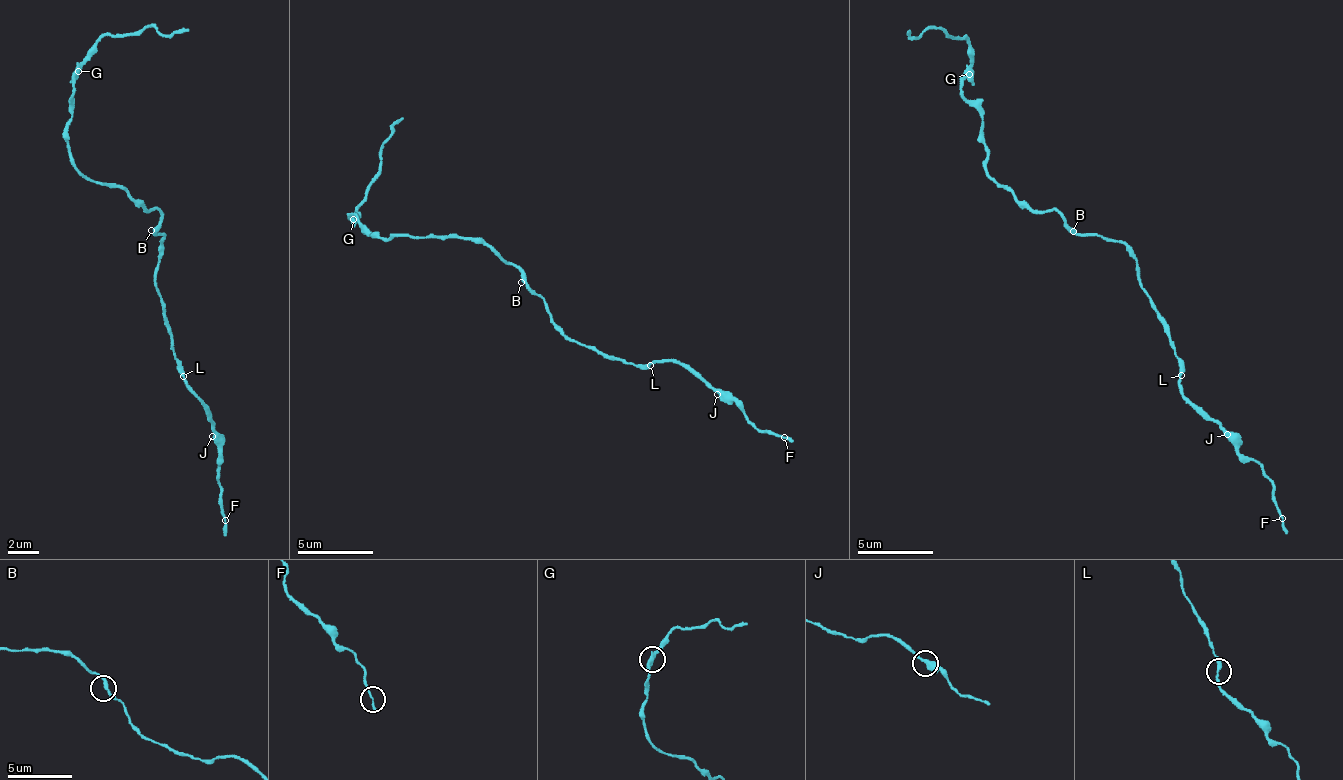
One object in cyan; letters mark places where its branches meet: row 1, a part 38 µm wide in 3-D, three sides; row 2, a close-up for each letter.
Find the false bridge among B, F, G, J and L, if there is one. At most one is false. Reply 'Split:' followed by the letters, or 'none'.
Split: G

